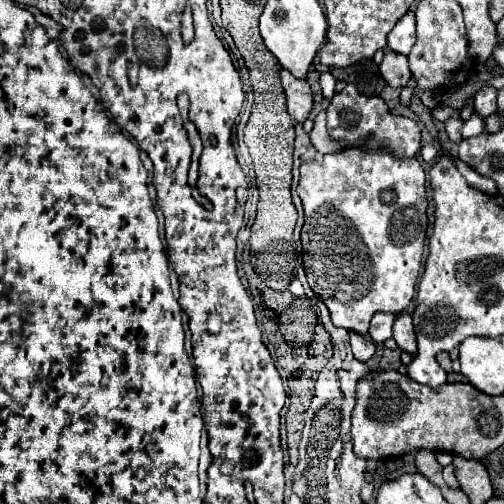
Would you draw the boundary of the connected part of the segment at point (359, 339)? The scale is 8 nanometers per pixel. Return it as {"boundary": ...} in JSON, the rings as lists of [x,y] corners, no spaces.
{"boundary":[[[351,333],[351,347],[353,347],[355,359],[359,359],[359,361],[369,361],[375,353],[375,343],[367,335]]]}

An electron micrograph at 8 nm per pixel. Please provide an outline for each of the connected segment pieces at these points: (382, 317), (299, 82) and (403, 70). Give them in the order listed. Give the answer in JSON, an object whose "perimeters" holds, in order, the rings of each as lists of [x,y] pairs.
{"perimeters":[[[[379,313],[373,315],[371,319],[371,327],[369,327],[369,335],[375,343],[385,343],[389,337],[393,337],[393,323],[395,323],[397,315],[391,313]]],[[[281,69],[281,83],[287,97],[287,111],[297,121],[303,123],[313,107],[313,93],[305,79],[293,77],[287,69]]],[[[385,53],[383,63],[379,65],[379,71],[381,71],[381,77],[387,81],[387,85],[395,89],[405,87],[407,81],[411,79],[407,57],[399,53]]]]}

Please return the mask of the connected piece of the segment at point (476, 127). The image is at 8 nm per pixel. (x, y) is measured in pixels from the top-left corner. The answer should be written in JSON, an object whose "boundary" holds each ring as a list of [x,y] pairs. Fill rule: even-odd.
{"boundary":[[[473,113],[471,119],[463,123],[463,127],[461,127],[461,135],[467,139],[467,137],[475,137],[475,135],[479,135],[479,133],[483,133],[483,119],[481,119],[479,115]]]}

